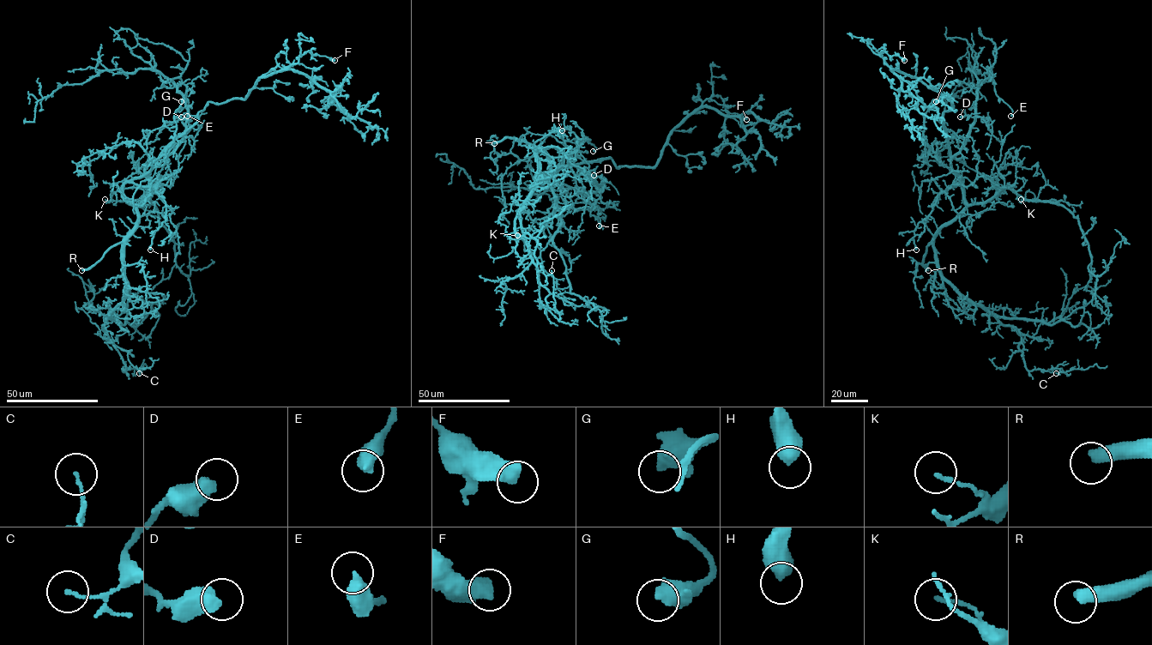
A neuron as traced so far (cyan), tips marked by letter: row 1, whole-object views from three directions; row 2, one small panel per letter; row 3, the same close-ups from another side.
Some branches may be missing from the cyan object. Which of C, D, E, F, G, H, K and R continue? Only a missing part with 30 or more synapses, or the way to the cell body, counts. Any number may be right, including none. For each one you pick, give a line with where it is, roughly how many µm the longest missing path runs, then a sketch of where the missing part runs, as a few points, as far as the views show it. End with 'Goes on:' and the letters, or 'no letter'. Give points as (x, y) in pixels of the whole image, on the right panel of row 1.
R: (928, 270) | 35 µm | (928, 270), (936, 274), (938, 271)
Goes on: R

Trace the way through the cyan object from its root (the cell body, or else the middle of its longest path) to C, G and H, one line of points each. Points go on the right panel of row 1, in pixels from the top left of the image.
C: (962, 178), (966, 207), (934, 238), (942, 275), (1019, 332), (1028, 370), (1061, 368), (1056, 373)
G: (962, 178), (931, 154), (930, 148), (922, 139), (924, 114), (931, 101), (936, 101)
H: (962, 178), (939, 195), (931, 212), (918, 223), (914, 231), (916, 250)

